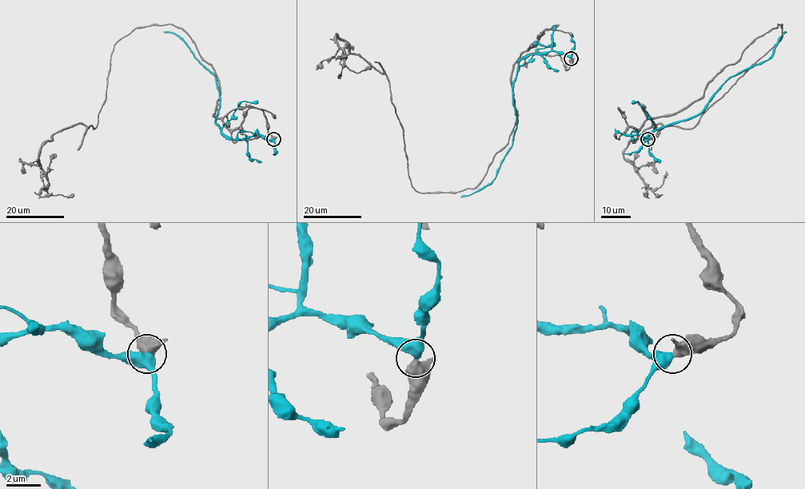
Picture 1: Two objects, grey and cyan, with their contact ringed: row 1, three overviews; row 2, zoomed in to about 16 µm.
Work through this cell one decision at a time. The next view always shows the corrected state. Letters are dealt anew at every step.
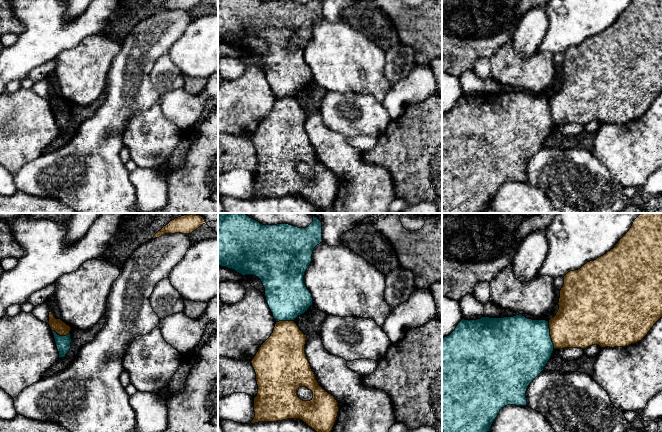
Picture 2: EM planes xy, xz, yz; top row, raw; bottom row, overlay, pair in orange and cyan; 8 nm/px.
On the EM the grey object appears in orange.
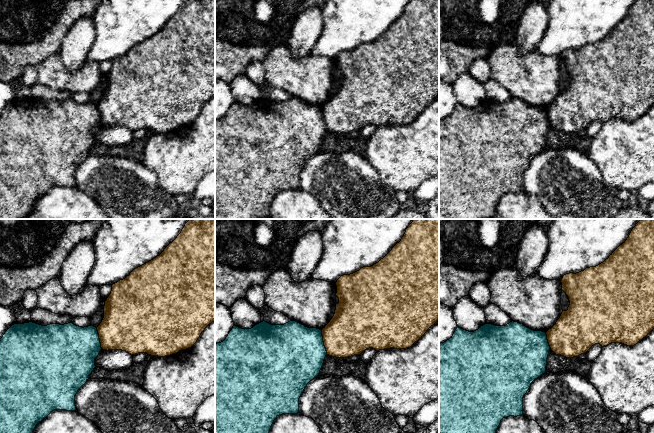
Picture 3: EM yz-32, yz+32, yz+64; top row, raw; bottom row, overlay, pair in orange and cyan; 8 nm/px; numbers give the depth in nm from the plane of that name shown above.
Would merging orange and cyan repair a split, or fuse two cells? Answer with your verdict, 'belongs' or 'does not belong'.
does not belong

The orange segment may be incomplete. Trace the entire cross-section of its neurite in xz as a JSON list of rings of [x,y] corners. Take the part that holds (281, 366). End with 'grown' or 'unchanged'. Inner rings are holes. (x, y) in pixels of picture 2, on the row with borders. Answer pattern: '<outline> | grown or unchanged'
[[[294,321],[276,322],[273,333],[252,359],[258,385],[258,393],[254,398],[255,417],[251,421],[252,424],[300,419],[316,432],[333,430],[339,412],[338,402],[319,385],[305,354],[306,339],[307,335]],[[299,387],[311,390],[313,398],[310,401],[301,400],[297,395]]] | unchanged

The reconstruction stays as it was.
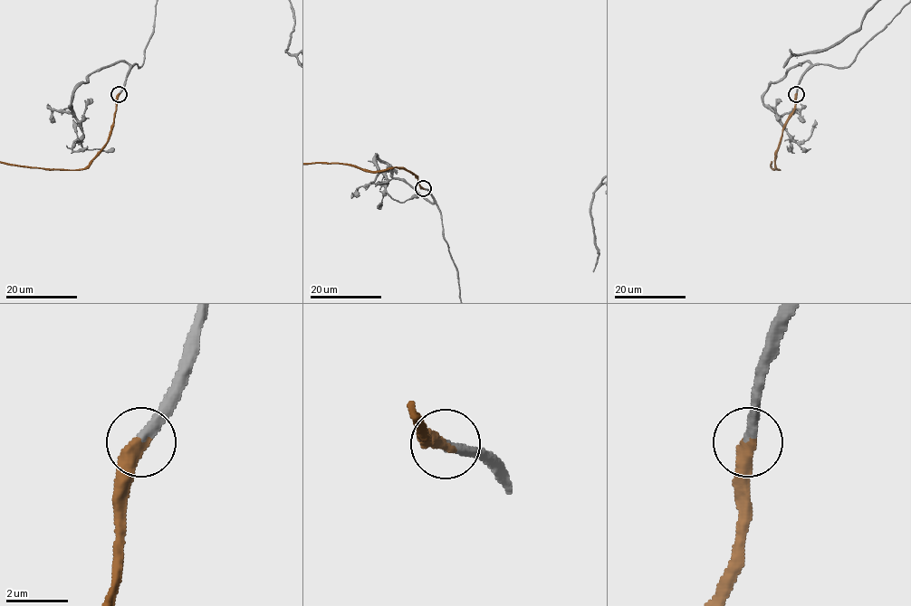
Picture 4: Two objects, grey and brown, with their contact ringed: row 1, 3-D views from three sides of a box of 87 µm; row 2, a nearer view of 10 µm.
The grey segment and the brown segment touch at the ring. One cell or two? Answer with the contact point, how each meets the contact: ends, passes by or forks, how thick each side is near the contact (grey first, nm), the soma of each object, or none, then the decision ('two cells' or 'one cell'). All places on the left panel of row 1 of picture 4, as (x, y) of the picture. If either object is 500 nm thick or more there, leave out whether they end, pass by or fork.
(119, 94) | grey ends | brown ends | 340/440 nm | grey none | brown none | one cell

